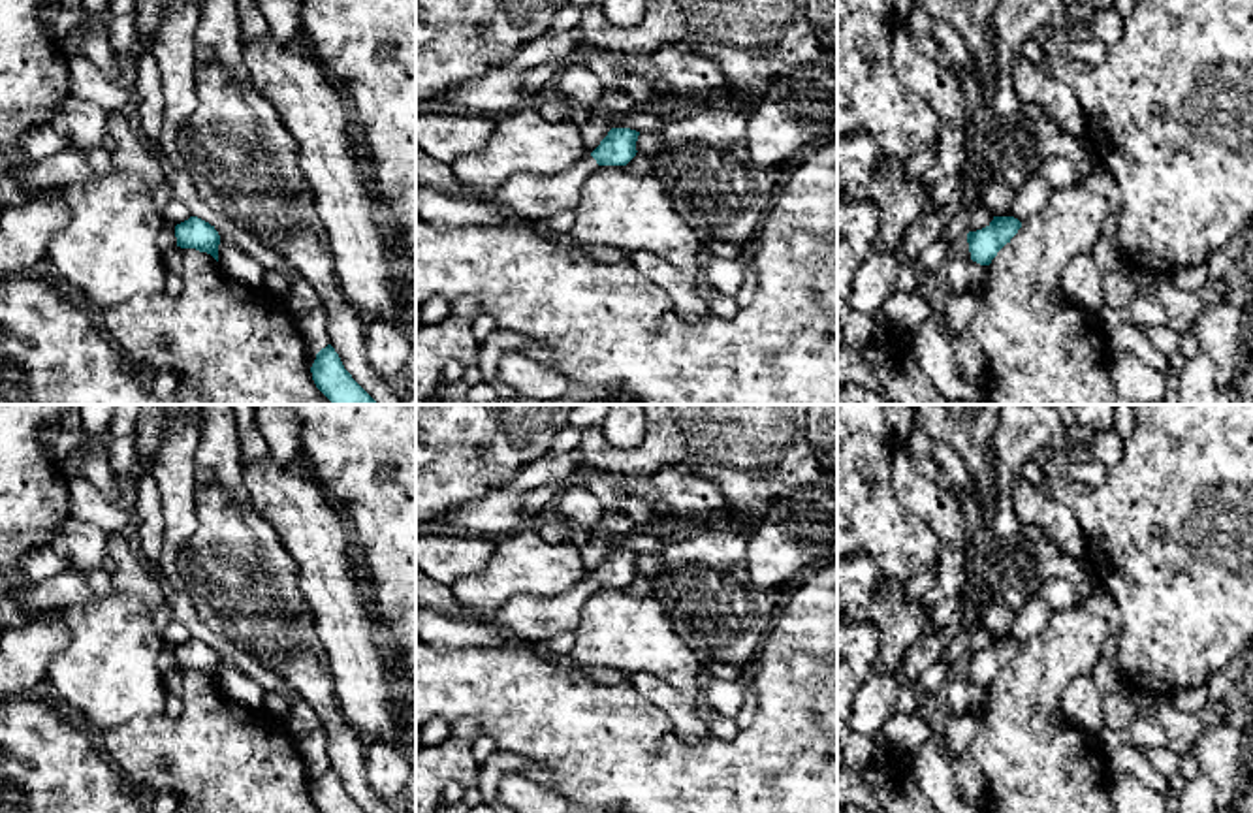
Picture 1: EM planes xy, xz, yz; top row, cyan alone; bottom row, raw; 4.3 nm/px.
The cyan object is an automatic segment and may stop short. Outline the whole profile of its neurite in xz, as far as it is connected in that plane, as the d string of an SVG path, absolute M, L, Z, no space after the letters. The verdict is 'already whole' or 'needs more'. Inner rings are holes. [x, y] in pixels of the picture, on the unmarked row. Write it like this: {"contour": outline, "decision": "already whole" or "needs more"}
{"contour": "M611 550L574 589L553 598L517 595L493 614L493 623L532 644L574 632L583 606L598 587L626 587L636 578L638 557L630 550Z", "decision": "needs more"}

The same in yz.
{"contour": "M993 638L993 642L976 653L967 655L971 681L980 687L990 687L997 674L1010 664L1022 644L1014 638Z", "decision": "already whole"}

